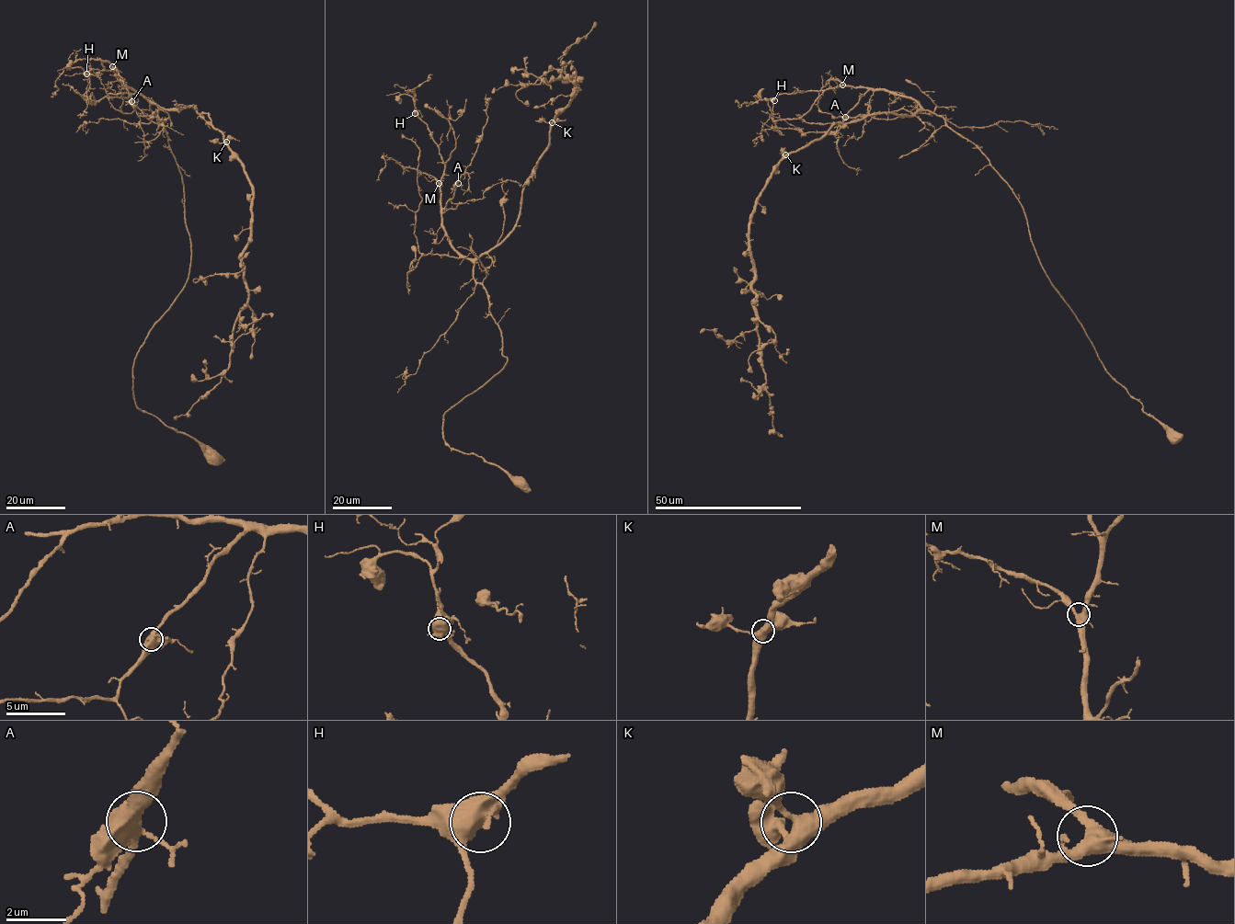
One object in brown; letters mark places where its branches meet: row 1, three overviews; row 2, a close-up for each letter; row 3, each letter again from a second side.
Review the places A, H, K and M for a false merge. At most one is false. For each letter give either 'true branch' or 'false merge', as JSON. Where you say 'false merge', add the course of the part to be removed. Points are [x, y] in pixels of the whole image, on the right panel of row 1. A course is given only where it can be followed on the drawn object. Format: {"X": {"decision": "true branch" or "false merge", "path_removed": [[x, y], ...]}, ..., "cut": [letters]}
{"A": {"decision": "true branch"}, "H": {"decision": "true branch"}, "K": {"decision": "true branch"}, "M": {"decision": "true branch"}, "cut": []}

